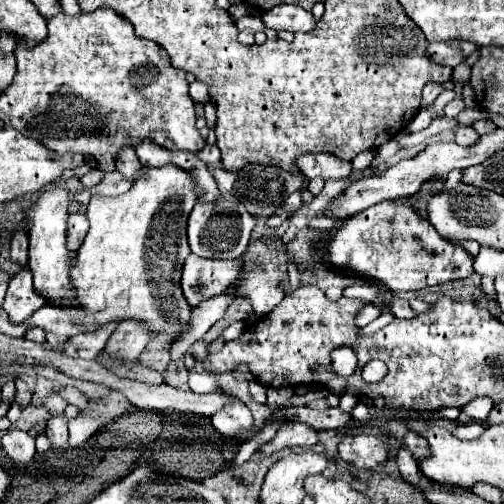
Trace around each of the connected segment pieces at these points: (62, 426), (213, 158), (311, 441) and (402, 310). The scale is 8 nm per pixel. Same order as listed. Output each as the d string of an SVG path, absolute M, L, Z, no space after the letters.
M54 414L48 420L46 434L56 446L64 446L66 444L66 440L68 440L68 420L64 418L64 414Z
M206 142L206 146L196 154L202 162L206 162L208 166L212 166L212 164L216 164L218 160L220 160L220 150L218 150L218 146L212 146L212 144L208 144Z
M288 422L284 424L278 434L262 446L264 454L278 452L284 448L294 448L294 446L314 446L320 442L320 430L306 424L306 422Z
M392 298L390 310L396 314L396 318L412 318L412 316L416 316L416 312L410 310L410 306L408 306L408 302L404 298Z

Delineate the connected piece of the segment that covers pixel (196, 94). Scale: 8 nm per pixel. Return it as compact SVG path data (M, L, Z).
M194 80L192 84L190 84L190 96L196 100L196 102L208 102L208 84L206 82L202 82L202 80Z

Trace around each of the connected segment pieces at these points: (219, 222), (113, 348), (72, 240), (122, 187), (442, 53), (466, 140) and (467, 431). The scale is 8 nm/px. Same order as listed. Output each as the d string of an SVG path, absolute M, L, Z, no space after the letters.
M226 194L214 202L194 206L188 218L188 244L194 254L204 258L220 258L220 260L238 258L248 248L252 228L254 228L252 214L244 208L244 204L236 196Z
M124 320L112 332L106 348L102 350L104 356L120 360L120 362L134 362L150 342L150 332L136 320Z
M72 214L72 218L68 220L68 246L72 252L82 246L88 228L90 224L88 224L86 214Z
M114 170L114 172L104 174L104 180L102 180L100 184L92 186L90 190L80 192L80 194L78 194L78 200L80 200L82 204L86 204L92 194L100 194L100 196L118 196L118 192L126 192L126 190L130 189L131 185L131 180L126 178L124 174L120 174L118 170Z
M448 40L448 42L430 42L426 48L426 56L442 66L458 66L464 62L478 46L464 40Z
M456 124L454 126L454 134L456 134L456 142L462 144L462 146L470 146L478 138L478 134L470 126L466 126L466 124Z
M470 422L470 424L460 424L456 430L454 430L454 436L462 438L462 440L474 440L478 438L482 432L484 432L484 424L482 422Z

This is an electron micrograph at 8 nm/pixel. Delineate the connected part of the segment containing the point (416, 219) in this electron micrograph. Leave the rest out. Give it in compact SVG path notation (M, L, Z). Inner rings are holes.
M382 200L346 218L328 240L324 260L332 268L370 278L394 292L420 290L448 280L468 278L474 272L474 260L466 248L440 238L432 230L432 224L402 200Z

